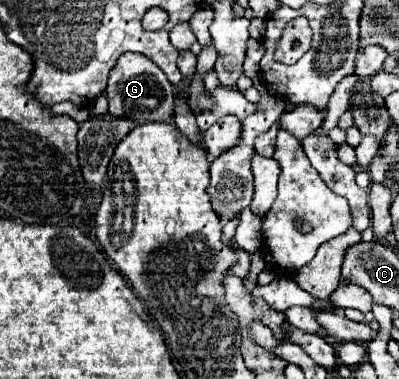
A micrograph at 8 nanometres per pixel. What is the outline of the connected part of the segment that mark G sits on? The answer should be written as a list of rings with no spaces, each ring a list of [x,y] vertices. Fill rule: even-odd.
[[[126,53],[118,59],[118,65],[112,69],[108,79],[108,103],[110,115],[126,117],[134,123],[148,123],[148,121],[170,121],[174,111],[174,89],[172,83],[166,79],[162,69],[154,65],[140,53]]]

